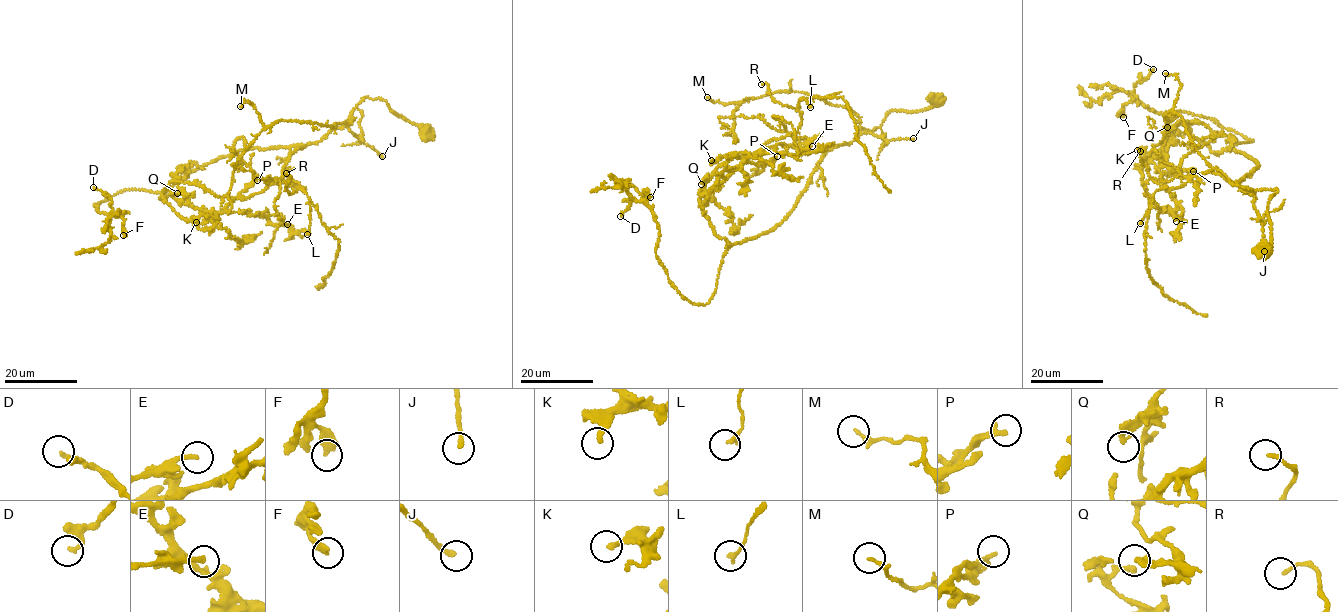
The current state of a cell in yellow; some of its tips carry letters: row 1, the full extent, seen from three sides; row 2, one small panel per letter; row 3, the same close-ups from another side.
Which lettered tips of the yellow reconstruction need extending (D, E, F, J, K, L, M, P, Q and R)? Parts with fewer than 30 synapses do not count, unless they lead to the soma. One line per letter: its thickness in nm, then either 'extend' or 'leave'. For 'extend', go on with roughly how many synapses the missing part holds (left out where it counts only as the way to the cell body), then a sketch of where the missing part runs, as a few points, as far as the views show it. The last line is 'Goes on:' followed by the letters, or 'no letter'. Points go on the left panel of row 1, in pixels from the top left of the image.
D: 200 nm thick; leave
E: 240 nm thick; leave
F: 340 nm thick; leave
J: 200 nm thick; extend; about 30 synapses; missing branch runs (382, 156), (399, 189), (379, 230), (343, 262), (360, 264), (362, 243), (336, 241)
K: 240 nm thick; leave
L: 200 nm thick; leave
M: 150 nm thick; leave
P: 280 nm thick; leave
Q: 190 nm thick; leave
R: 160 nm thick; leave
Goes on: J

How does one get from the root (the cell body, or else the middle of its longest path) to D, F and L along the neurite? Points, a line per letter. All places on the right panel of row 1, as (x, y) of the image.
D: (1263, 249), (1277, 191), (1242, 190), (1258, 165), (1226, 149), (1252, 141), (1145, 107), (1135, 84), (1153, 69)
F: (1263, 249), (1277, 191), (1242, 190), (1258, 165), (1226, 149), (1252, 140), (1132, 100), (1123, 117)
L: (1263, 249), (1271, 238), (1268, 204), (1277, 191), (1243, 190), (1211, 170), (1181, 186), (1157, 191), (1140, 223)

